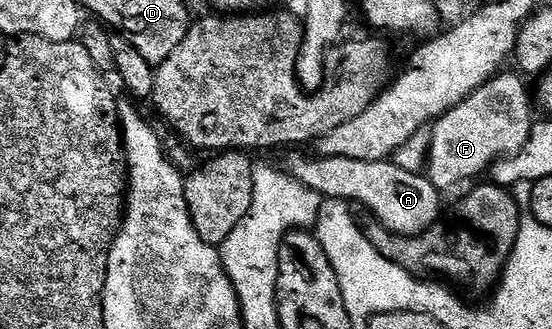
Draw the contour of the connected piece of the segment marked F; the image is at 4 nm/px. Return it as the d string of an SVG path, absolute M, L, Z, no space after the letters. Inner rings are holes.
M508 71L493 76L431 125L426 175L435 188L447 190L463 180L475 181L480 178L475 176L483 172L485 175L497 160L513 156L526 144L526 138L530 138L534 123L534 100L528 97L525 77Z

